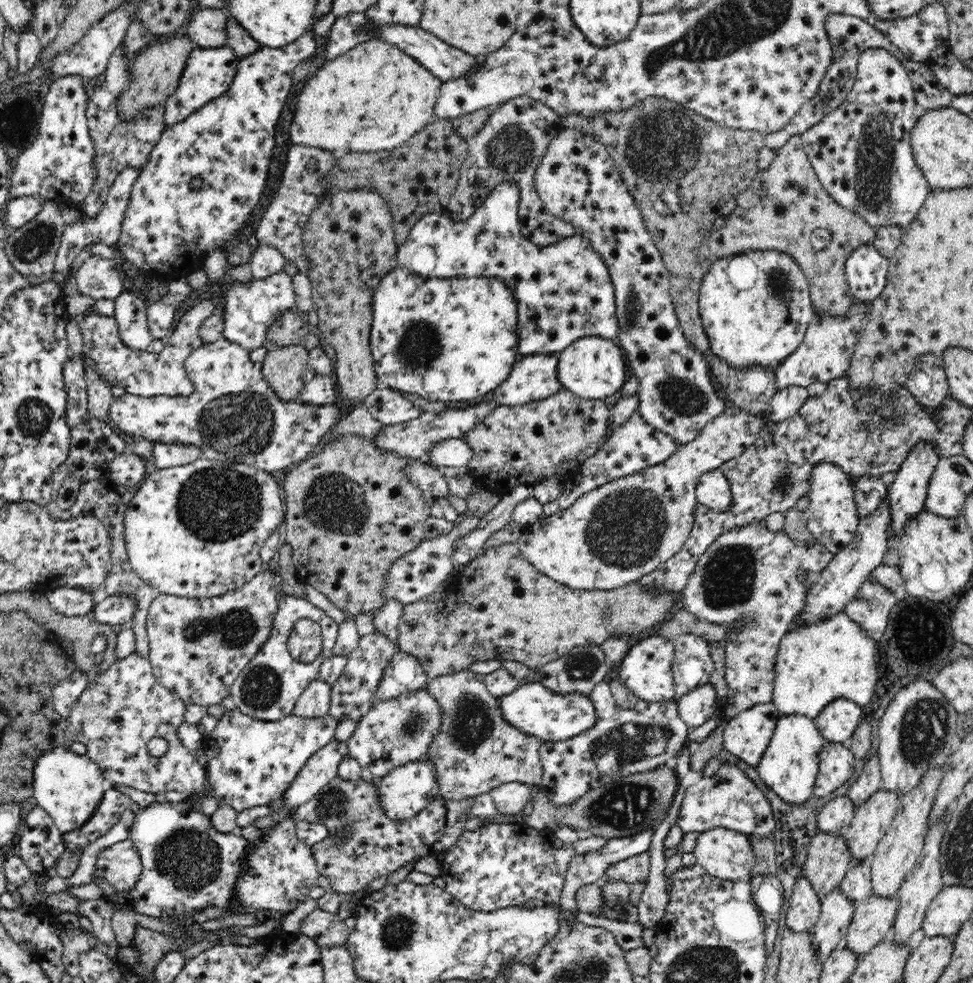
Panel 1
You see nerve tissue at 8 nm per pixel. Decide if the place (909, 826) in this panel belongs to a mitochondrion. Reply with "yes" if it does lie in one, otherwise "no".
no

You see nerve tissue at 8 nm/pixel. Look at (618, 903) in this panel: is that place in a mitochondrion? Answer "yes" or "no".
yes

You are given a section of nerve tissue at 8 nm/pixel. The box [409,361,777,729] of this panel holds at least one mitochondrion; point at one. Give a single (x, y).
(626, 529)

